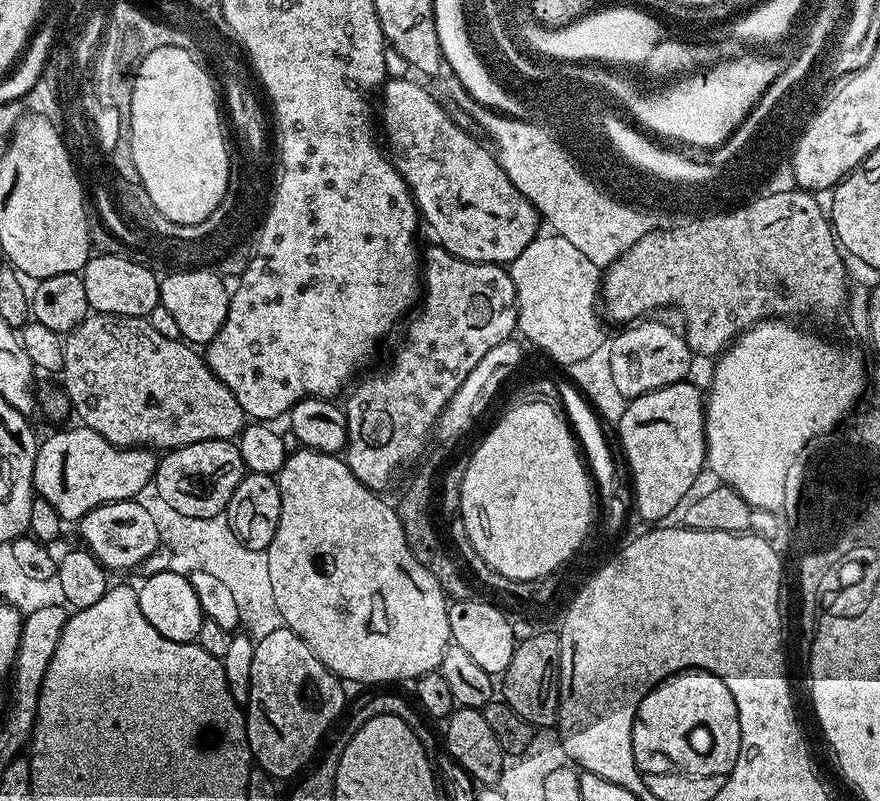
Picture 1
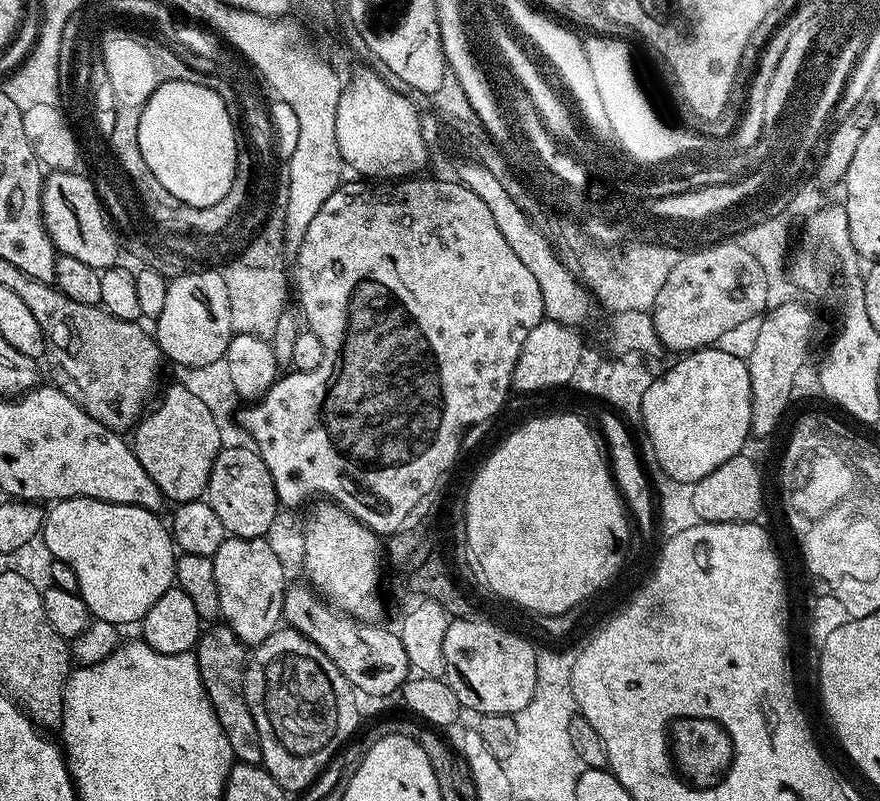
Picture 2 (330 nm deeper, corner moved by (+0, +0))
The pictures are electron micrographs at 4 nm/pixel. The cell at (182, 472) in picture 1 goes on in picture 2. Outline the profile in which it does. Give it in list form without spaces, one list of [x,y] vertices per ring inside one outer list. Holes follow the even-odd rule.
[[[175,382],[159,397],[156,412],[143,417],[134,429],[130,444],[136,453],[142,470],[158,486],[165,501],[176,500],[177,505],[199,501],[208,491],[210,470],[221,445],[217,423],[209,407],[190,394],[181,382]]]

